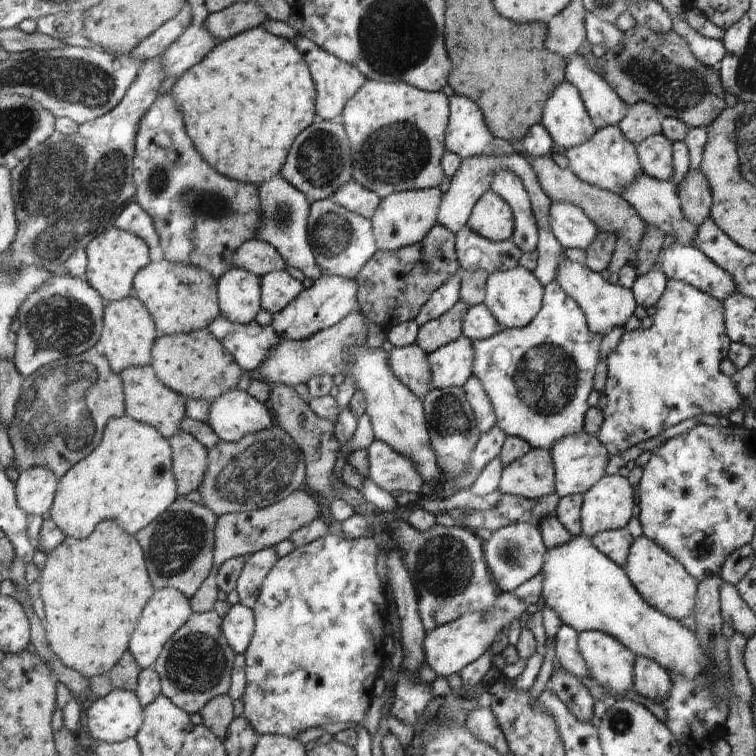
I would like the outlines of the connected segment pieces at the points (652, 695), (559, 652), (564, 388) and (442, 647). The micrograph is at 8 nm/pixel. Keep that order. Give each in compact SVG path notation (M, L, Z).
M635 656L634 688L640 696L661 704L662 700L671 693L671 684L670 675L659 662Z
M566 624L560 627L554 646L556 662L576 678L588 678L590 672L588 672L587 662L584 662L583 654L578 646L578 634L577 630Z
M558 282L543 286L543 308L530 324L520 329L503 327L498 334L482 340L473 340L475 350L474 375L490 398L497 424L507 435L522 438L531 448L551 450L552 446L568 436L582 432L584 414L588 413L588 394L594 390L592 382L600 362L602 334L593 332L584 318L584 311Z
M504 591L504 594L500 594L496 598L490 612L486 612L486 614L466 612L462 614L462 617L456 618L454 622L437 626L434 630L425 632L424 654L426 663L439 677L447 677L454 672L460 673L467 665L483 656L500 628L507 630L510 628L510 622L514 618L520 620L518 616L522 616L524 612L526 612L524 600L517 598L511 591Z

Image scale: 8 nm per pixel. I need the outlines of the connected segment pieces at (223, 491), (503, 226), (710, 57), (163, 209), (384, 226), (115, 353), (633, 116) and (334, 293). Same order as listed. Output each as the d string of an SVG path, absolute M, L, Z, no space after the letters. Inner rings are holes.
M271 426L268 430L247 434L238 442L229 443L219 440L218 444L208 453L207 472L204 473L203 484L198 492L202 496L202 504L219 516L224 513L241 513L261 509L276 503L292 492L300 489L306 478L305 460L300 454L298 444L278 426Z
M490 188L479 198L466 225L488 240L505 241L515 232L514 211Z
M676 16L673 20L673 29L678 36L683 36L688 42L691 51L700 59L700 62L708 64L708 66L718 66L719 62L724 58L725 50L722 41L713 38L704 37L698 31L690 27L682 16Z
M171 91L158 96L139 122L133 165L134 200L148 211L152 222L155 222L156 234L160 237L158 246L162 248L164 260L200 267L216 278L232 269L236 250L256 236L252 228L244 226L244 216L252 210L259 210L259 187L222 176L202 158L187 133L183 111Z
M438 187L415 191L400 191L384 197L382 204L375 210L375 216L371 218L377 250L393 251L422 241L437 224L442 198L443 193L440 192Z
M136 297L123 298L118 302L109 302L103 308L103 329L99 340L99 347L108 358L108 362L112 372L121 375L123 370L130 367L143 367L150 364L150 350L152 350L152 342L156 338L156 330L154 330L154 320L150 316L147 307Z
M637 102L628 110L628 114L619 122L620 130L635 145L645 138L662 132L662 119L652 103Z
M321 275L311 288L304 289L282 312L272 316L272 328L280 338L296 341L310 338L348 317L348 314L356 308L358 294L359 286L355 279L342 278L338 275Z

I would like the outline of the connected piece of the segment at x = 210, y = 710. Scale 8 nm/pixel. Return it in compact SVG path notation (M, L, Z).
M228 694L214 697L200 710L199 714L202 717L202 724L208 727L208 730L225 739L227 737L227 730L234 720L233 700Z

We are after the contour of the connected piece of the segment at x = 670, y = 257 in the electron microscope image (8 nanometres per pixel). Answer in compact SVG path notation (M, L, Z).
M673 243L661 250L658 265L668 279L688 283L720 301L737 292L735 279L696 247Z

